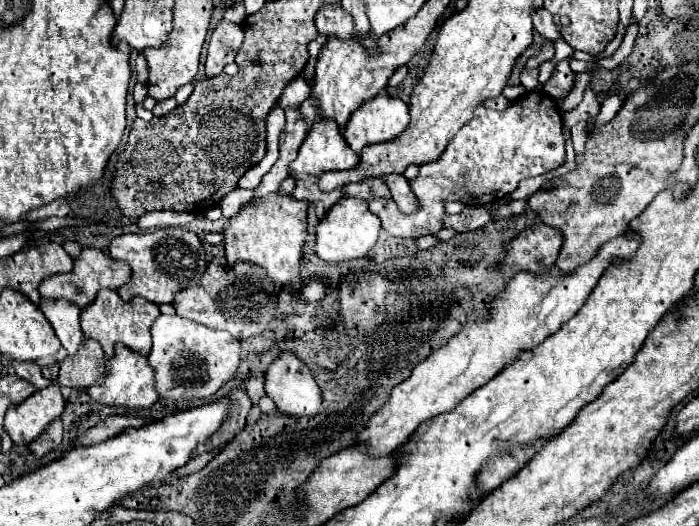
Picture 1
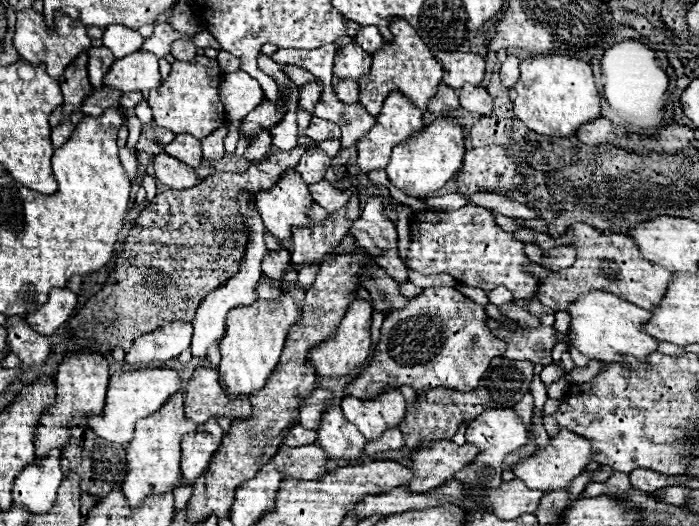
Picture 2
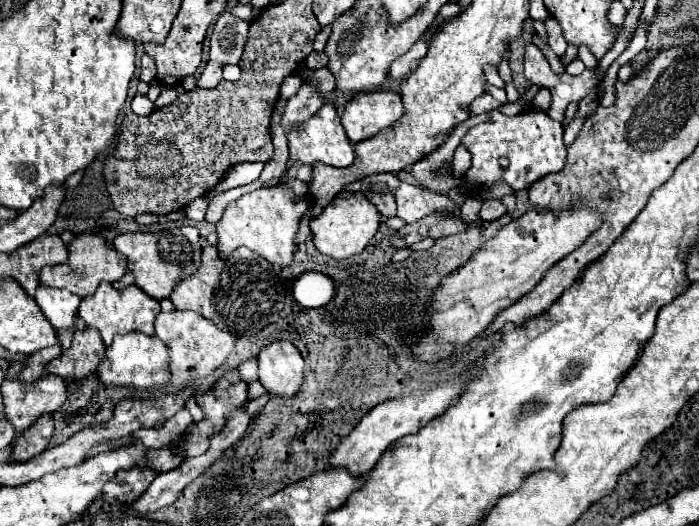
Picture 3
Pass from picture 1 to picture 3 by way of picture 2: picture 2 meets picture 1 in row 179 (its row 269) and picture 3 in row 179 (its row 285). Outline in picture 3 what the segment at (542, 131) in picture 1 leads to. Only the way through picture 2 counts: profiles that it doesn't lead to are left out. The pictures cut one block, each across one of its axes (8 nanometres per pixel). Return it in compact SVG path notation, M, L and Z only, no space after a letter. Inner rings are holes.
M528 108L516 116L504 116L502 112L490 112L490 122L482 122L472 126L462 138L462 146L472 154L472 166L466 172L466 182L472 192L480 192L482 188L490 188L494 182L504 180L512 190L524 190L534 184L538 178L560 172L566 162L566 146L564 146L562 124L552 120L546 112L538 108ZM506 156L510 160L508 168L500 166L500 158Z

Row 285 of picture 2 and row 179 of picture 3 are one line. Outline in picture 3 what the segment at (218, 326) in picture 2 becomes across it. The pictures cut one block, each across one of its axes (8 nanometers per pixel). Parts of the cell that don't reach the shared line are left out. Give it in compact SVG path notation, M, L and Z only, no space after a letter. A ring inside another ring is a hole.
M246 162L244 164L238 164L234 166L232 170L226 172L226 176L218 182L218 186L212 190L212 194L218 194L218 192L224 192L224 190L230 190L230 188L236 188L236 186L244 186L244 184L252 184L260 178L260 172L262 172L264 164L256 162L248 162L248 170L246 170Z

